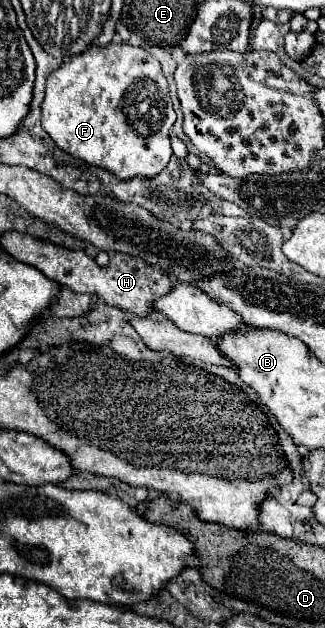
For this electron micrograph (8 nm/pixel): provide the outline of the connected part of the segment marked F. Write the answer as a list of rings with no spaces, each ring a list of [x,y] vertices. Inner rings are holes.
[[[110,43],[106,47],[90,45],[84,53],[62,63],[62,67],[52,71],[52,75],[46,79],[42,103],[44,131],[62,151],[86,161],[88,165],[108,169],[120,179],[130,179],[136,175],[154,177],[168,165],[172,157],[168,131],[174,121],[176,113],[172,109],[168,81],[160,63],[146,49],[130,43]]]

